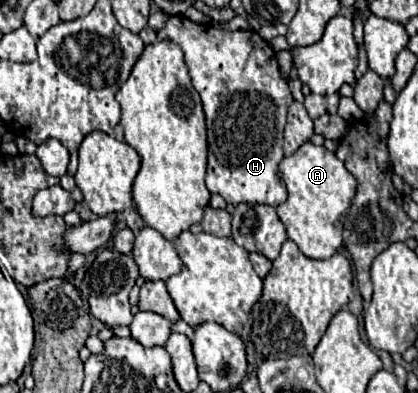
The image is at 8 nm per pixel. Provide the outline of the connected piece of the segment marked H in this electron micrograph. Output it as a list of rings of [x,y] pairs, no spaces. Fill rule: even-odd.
[[[170,16],[166,26],[162,30],[158,30],[158,40],[174,40],[182,52],[184,52],[184,60],[186,60],[186,66],[188,66],[188,72],[192,76],[192,84],[194,88],[198,90],[200,98],[202,98],[202,104],[204,104],[204,114],[206,114],[206,126],[208,126],[208,172],[206,172],[206,186],[212,194],[220,194],[228,204],[240,204],[240,202],[246,202],[246,204],[270,204],[270,206],[278,206],[286,200],[286,186],[282,182],[282,178],[278,176],[278,164],[282,160],[282,144],[284,144],[284,138],[282,138],[282,132],[284,132],[284,124],[286,124],[286,110],[288,106],[294,102],[290,90],[288,90],[288,82],[280,76],[280,70],[278,70],[278,62],[274,58],[274,50],[254,32],[254,30],[238,30],[238,32],[230,32],[230,30],[222,30],[222,28],[214,28],[212,24],[196,24],[192,20],[188,20],[186,16]]]

